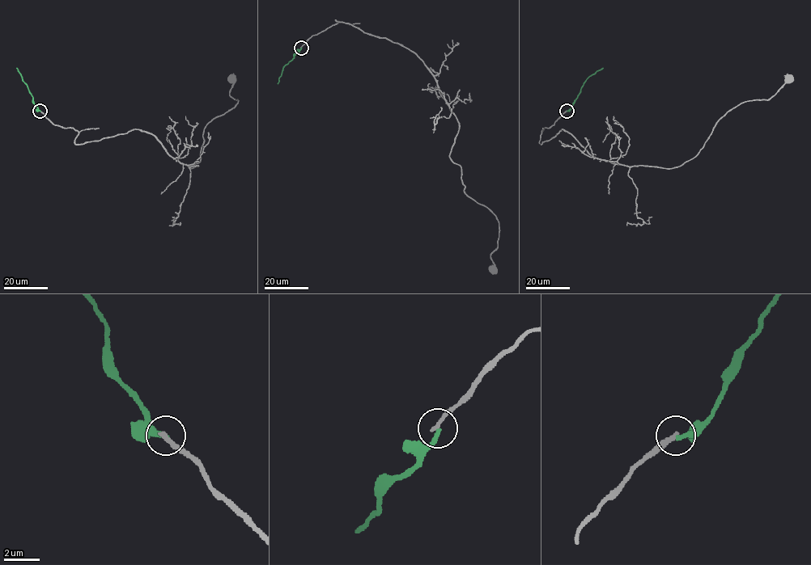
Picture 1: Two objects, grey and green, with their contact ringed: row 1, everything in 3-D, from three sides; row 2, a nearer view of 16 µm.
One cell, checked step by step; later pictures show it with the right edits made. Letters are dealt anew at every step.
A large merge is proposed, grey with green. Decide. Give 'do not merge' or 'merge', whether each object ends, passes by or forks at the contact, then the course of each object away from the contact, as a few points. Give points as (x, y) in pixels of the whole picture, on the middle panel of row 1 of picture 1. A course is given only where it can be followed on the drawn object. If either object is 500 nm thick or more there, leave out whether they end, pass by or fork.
do not merge; grey ends; green ends; course grey (301, 48), (336, 19), (399, 43), (430, 72), (459, 123), (449, 156), (464, 191), (498, 221), (492, 268); course green (301, 48), (283, 67), (278, 84)

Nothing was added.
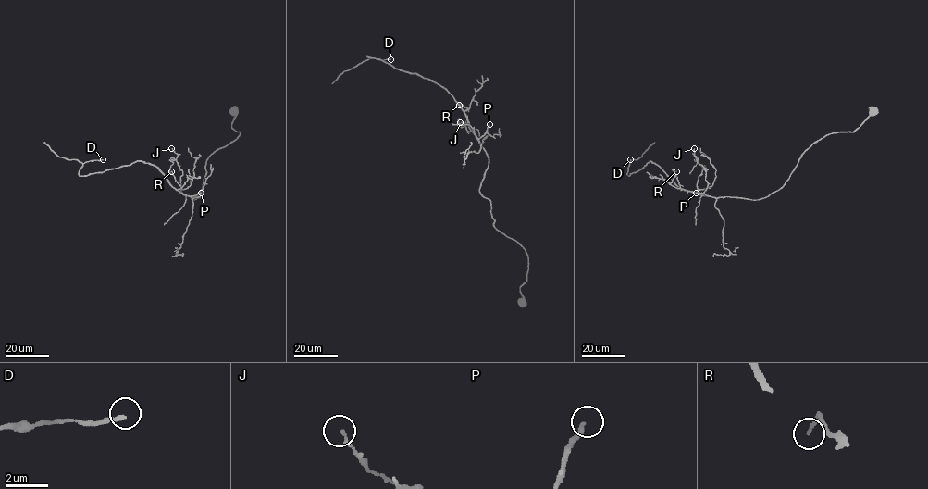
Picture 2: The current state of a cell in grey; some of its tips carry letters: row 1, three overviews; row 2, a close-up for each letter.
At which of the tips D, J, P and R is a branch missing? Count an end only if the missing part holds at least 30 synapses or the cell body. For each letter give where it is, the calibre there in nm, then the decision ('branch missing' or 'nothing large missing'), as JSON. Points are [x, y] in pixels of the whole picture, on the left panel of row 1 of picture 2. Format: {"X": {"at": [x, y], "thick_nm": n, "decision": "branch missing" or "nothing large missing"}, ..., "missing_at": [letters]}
{"D": {"at": [103, 159], "thick_nm": 190, "decision": "branch missing"}, "J": {"at": [171, 148], "thick_nm": 120, "decision": "nothing large missing"}, "P": {"at": [201, 193], "thick_nm": 180, "decision": "nothing large missing"}, "R": {"at": [171, 171], "thick_nm": 130, "decision": "nothing large missing"}, "missing_at": ["D"]}

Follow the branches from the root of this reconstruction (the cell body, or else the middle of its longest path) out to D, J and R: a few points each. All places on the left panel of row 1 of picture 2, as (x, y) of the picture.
D: (233, 112), (240, 134), (208, 157), (194, 200), (142, 161), (79, 174), (85, 162), (103, 159)
J: (233, 112), (240, 134), (208, 157), (203, 192), (191, 198), (199, 197), (180, 192), (171, 148)
R: (233, 112), (231, 127), (240, 134), (208, 157), (203, 192), (191, 198), (199, 197), (177, 191), (171, 171)

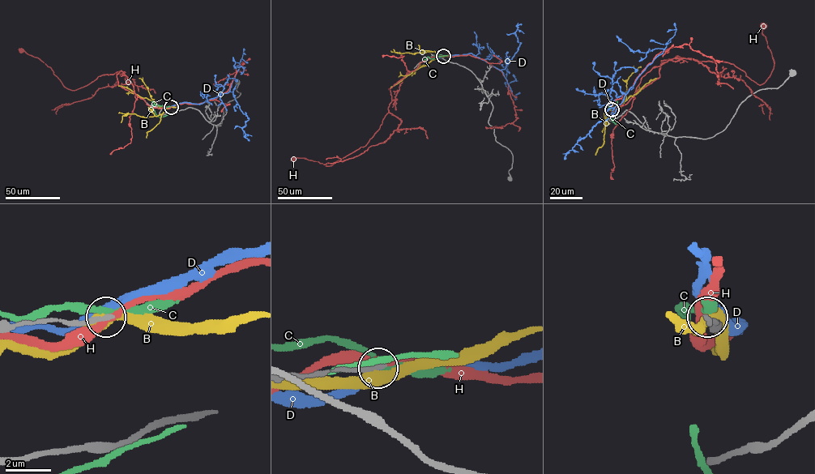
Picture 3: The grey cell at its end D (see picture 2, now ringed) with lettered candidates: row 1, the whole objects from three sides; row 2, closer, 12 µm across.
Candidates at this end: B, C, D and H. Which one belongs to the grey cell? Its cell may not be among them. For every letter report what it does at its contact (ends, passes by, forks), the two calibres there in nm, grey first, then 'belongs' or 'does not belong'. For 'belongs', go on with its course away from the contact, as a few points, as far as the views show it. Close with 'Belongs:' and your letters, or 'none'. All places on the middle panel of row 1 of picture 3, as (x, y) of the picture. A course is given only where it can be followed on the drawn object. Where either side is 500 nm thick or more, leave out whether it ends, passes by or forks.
B: calibres 260 and 550 nm; does not belong
C: it passes by; calibres 200 and 260 nm; does not belong
D: it passes by; calibres 240 and 360 nm; does not belong
H: it passes by; calibres 240 and 320 nm; does not belong
Belongs: none

